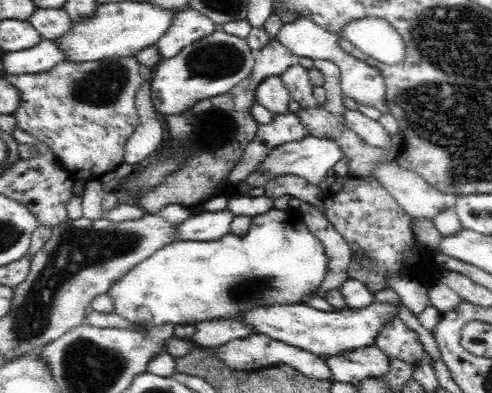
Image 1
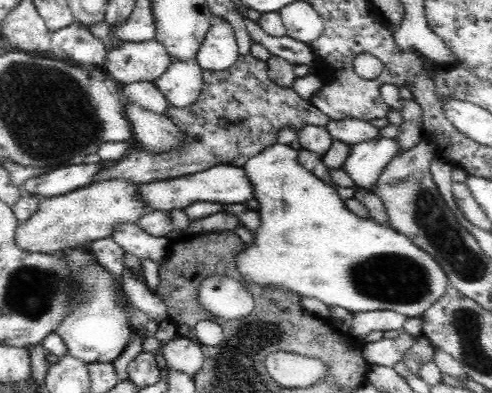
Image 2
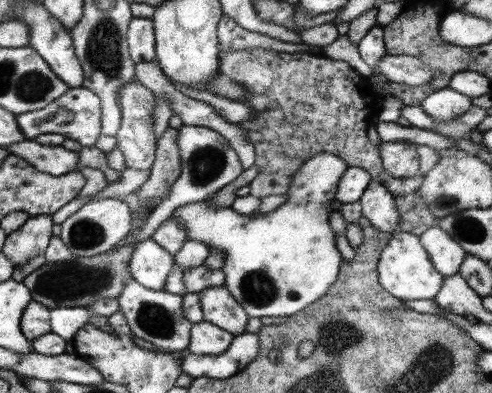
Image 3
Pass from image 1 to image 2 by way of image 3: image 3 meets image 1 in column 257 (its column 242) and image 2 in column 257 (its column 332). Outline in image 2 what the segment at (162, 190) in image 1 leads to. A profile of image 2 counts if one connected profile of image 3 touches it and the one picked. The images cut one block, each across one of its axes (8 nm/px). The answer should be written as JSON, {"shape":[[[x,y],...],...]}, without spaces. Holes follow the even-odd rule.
{"shape":[[[242,56],[234,66],[222,72],[204,70],[204,86],[198,100],[190,106],[176,108],[170,106],[166,116],[172,124],[182,132],[184,142],[176,150],[168,150],[166,154],[154,154],[136,146],[122,154],[120,160],[110,168],[102,168],[90,184],[106,182],[106,180],[124,180],[130,184],[150,184],[172,180],[180,176],[200,174],[214,166],[236,166],[244,168],[244,164],[266,150],[268,146],[278,144],[278,132],[284,126],[292,130],[302,130],[304,126],[322,126],[326,128],[328,116],[322,114],[312,102],[300,98],[294,88],[284,88],[270,78],[268,62],[262,62],[254,56]]]}

